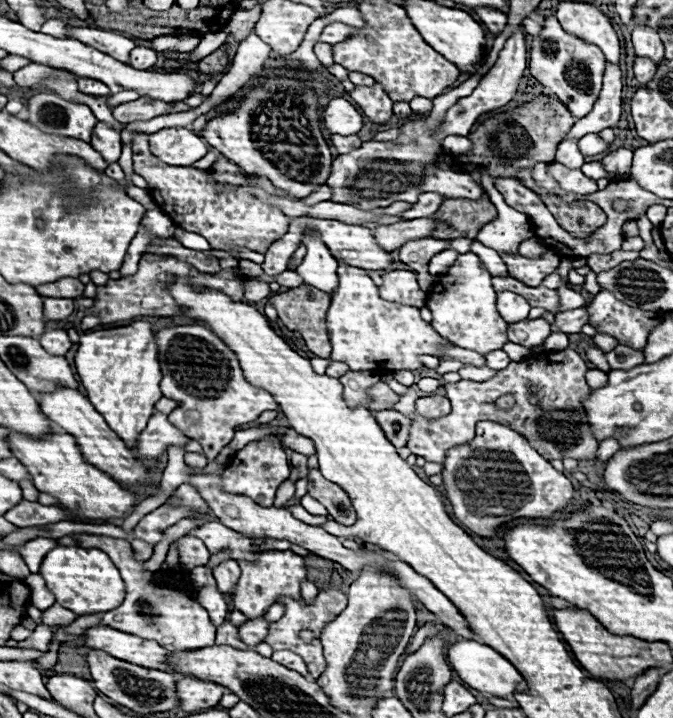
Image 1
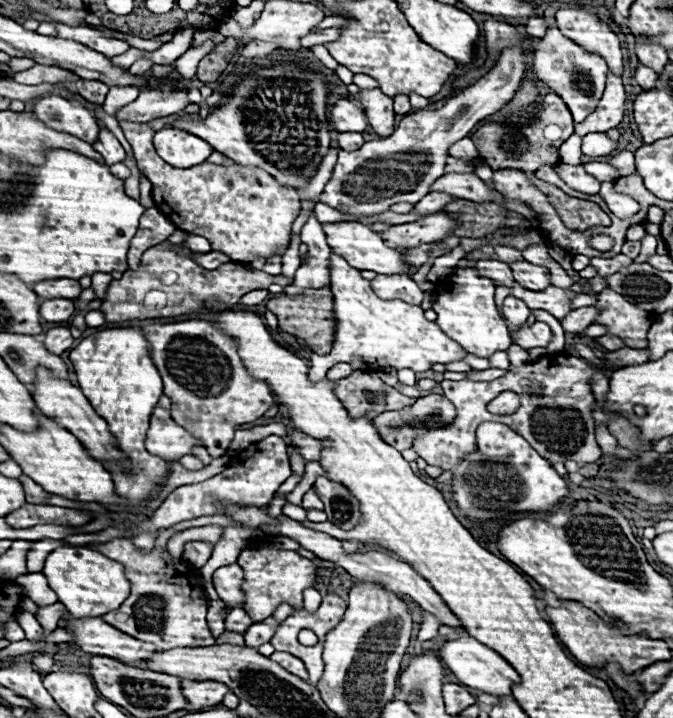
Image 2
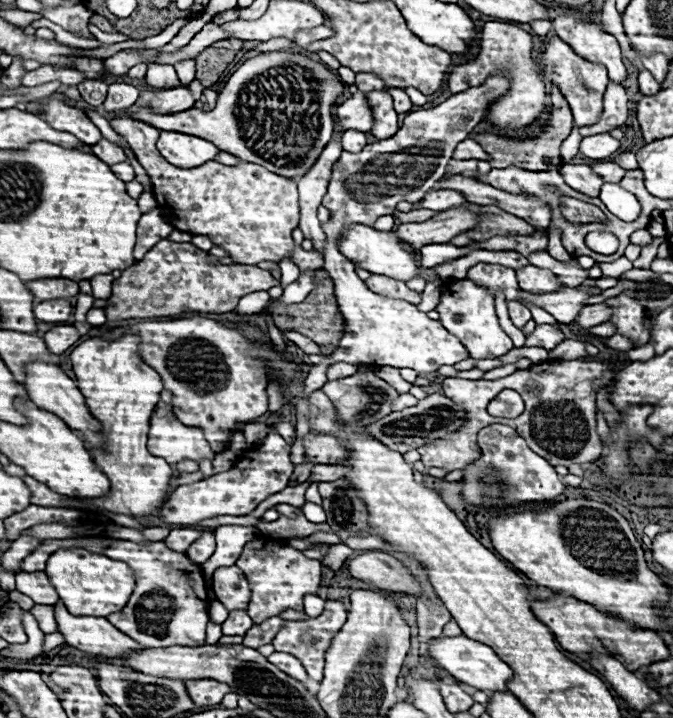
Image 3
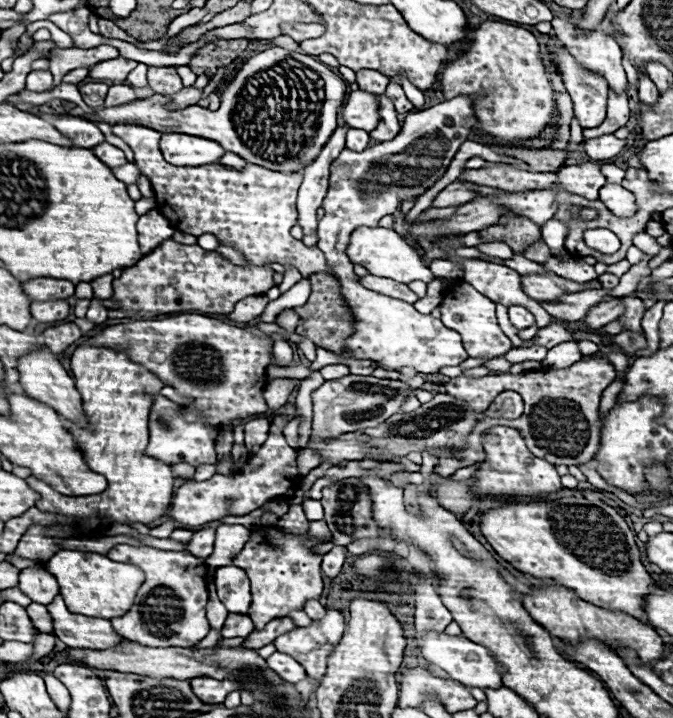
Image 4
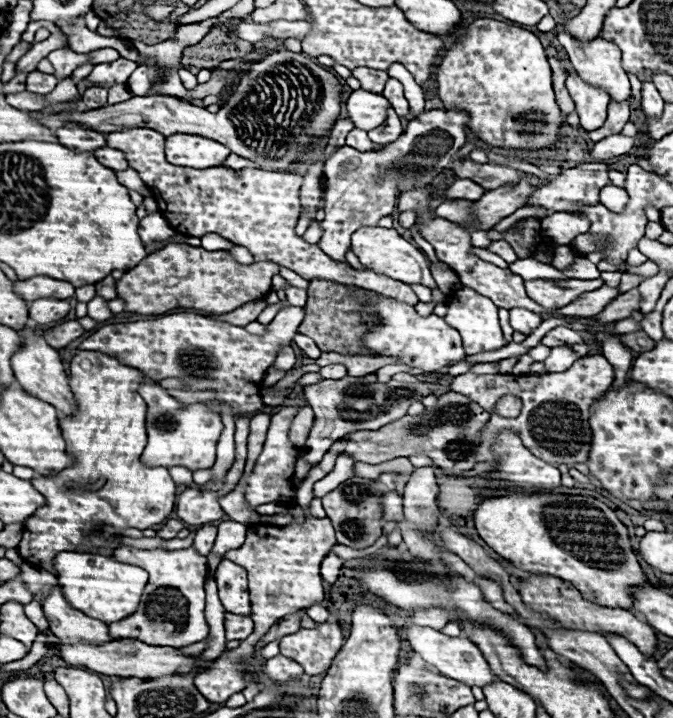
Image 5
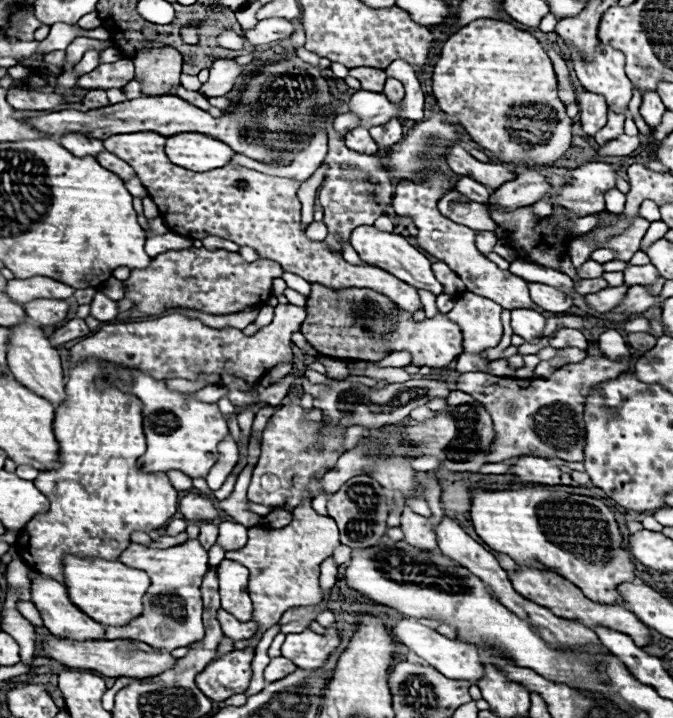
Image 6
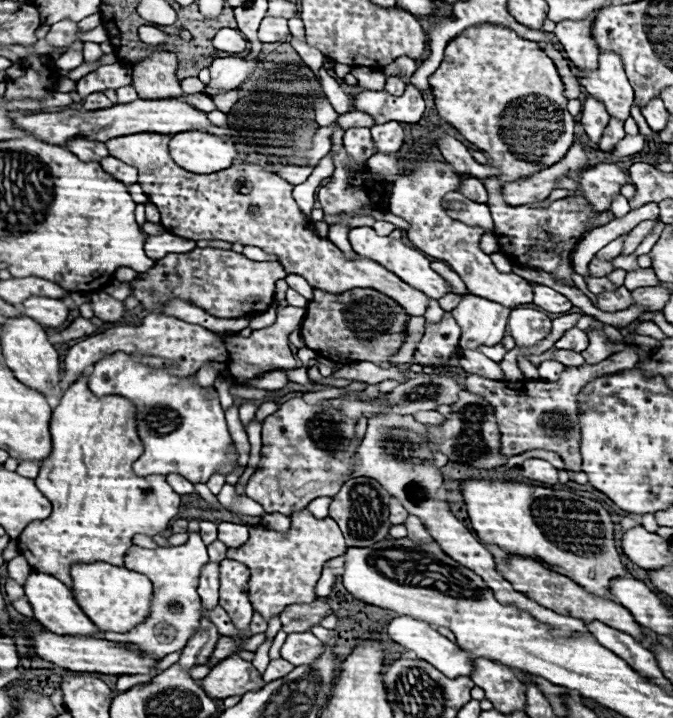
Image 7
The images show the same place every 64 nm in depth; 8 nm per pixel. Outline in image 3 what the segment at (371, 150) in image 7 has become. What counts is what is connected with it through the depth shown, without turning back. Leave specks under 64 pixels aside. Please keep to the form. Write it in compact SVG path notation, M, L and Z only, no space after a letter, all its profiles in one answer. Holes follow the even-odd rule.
M358 130L342 132L342 148L344 150L360 152L364 146L366 146L366 134L364 132L358 132Z

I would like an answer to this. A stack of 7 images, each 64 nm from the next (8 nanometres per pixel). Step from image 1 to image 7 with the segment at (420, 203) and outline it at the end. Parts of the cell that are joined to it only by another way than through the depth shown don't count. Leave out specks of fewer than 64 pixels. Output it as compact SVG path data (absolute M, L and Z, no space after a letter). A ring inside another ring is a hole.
M464 178L464 182L460 182L460 192L474 202L488 200L488 192L486 192L482 180L478 180L478 178Z

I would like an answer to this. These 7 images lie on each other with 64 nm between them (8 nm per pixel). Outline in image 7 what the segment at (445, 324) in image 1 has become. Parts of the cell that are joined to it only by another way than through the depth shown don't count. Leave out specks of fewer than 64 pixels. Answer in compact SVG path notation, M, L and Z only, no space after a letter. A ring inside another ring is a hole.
M466 294L450 314L462 328L460 348L476 350L480 346L496 346L504 338L510 310L486 298Z

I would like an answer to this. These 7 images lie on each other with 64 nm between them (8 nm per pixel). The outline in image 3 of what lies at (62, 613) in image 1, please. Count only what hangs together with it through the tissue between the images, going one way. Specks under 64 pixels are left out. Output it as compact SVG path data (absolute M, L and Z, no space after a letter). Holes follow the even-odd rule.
M36 604L30 614L34 614L34 618L38 620L40 624L40 630L44 634L50 634L50 632L56 632L56 616L54 616L54 606L42 606L42 604Z

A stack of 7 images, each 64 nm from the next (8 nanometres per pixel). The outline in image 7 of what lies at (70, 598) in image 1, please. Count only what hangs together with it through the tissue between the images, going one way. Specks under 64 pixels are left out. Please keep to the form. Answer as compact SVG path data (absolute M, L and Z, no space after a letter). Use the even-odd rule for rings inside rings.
M92 562L92 564L72 564L72 594L78 606L88 614L88 618L102 630L112 632L128 632L136 624L144 622L150 608L152 582L140 574L132 572L124 566L112 566L108 562Z

